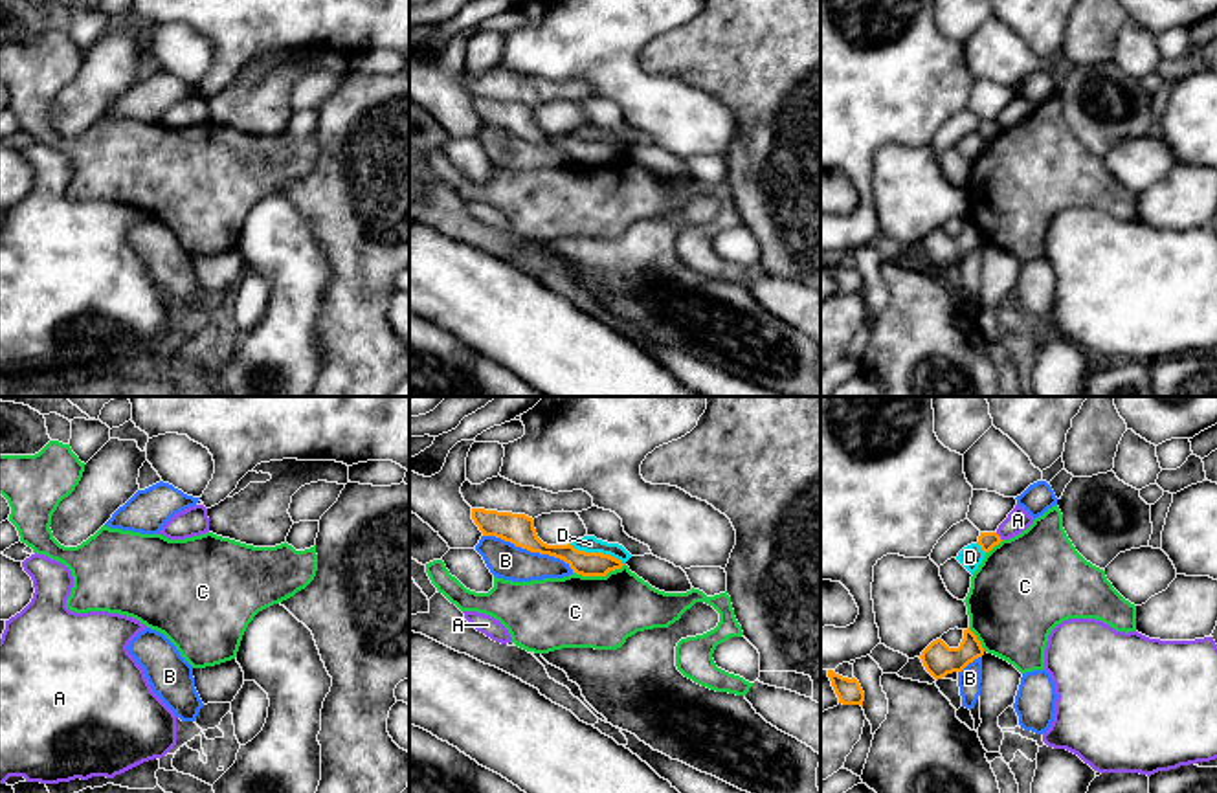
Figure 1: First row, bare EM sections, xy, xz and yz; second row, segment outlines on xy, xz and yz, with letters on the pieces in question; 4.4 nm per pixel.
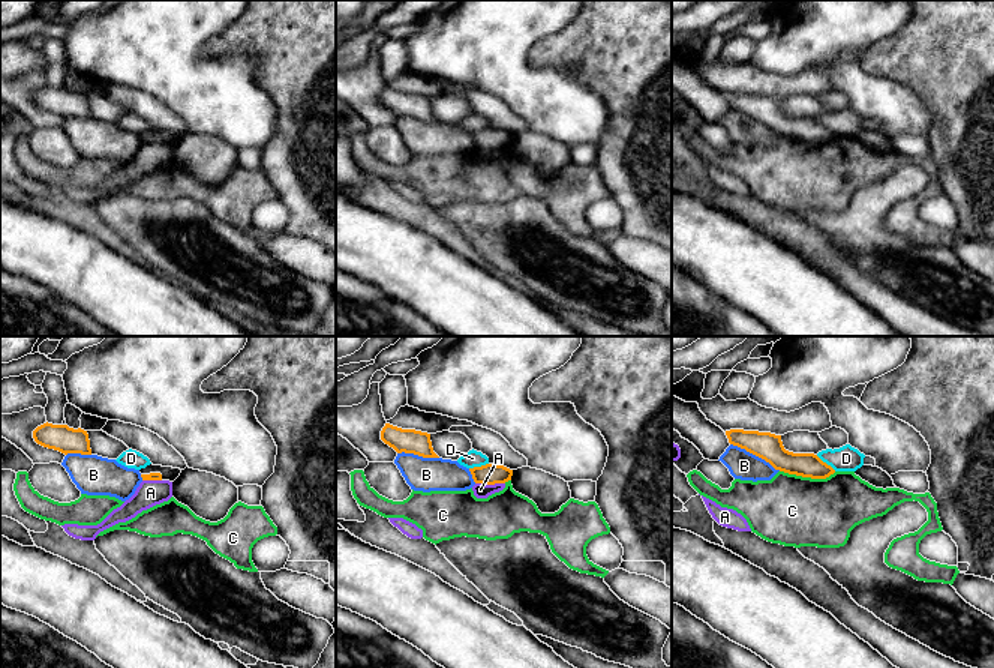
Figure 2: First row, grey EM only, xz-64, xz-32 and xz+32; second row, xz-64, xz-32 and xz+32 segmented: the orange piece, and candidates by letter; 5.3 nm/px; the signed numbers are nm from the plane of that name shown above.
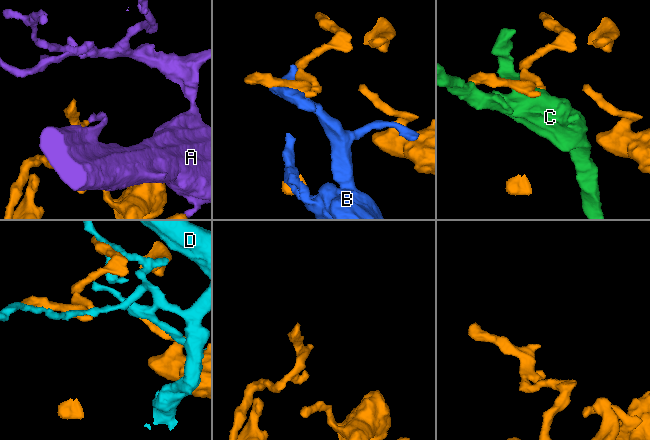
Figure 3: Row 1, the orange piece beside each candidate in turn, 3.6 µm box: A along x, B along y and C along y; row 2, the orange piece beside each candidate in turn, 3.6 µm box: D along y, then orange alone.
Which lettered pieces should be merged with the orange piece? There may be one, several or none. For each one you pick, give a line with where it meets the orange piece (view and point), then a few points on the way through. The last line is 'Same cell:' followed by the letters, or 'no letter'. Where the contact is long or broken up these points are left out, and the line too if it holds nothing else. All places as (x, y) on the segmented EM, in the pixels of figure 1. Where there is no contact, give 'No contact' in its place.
Same cell: no letter

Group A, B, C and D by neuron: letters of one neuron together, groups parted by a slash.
A / B / C / D

